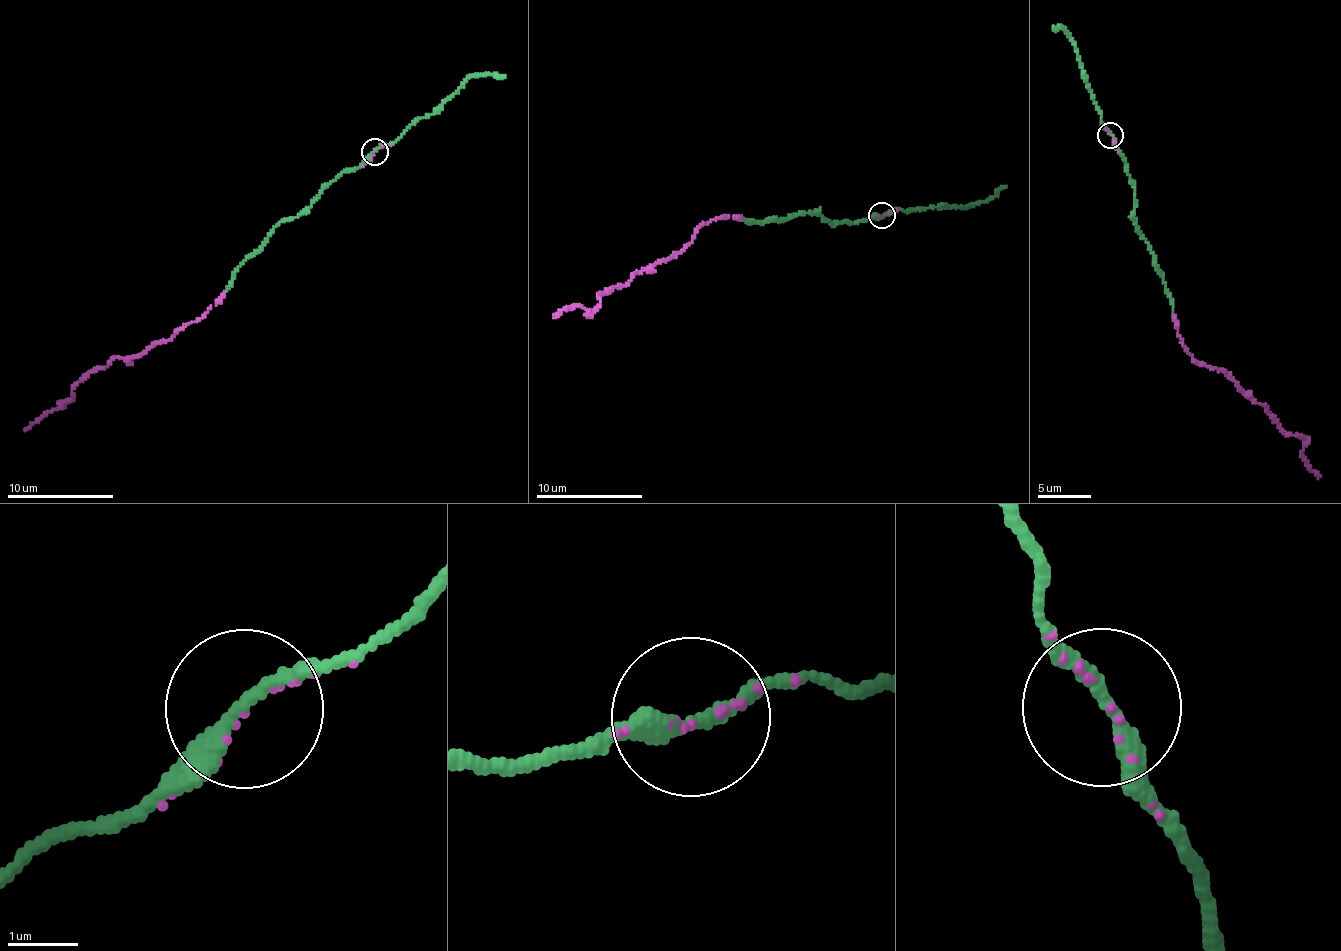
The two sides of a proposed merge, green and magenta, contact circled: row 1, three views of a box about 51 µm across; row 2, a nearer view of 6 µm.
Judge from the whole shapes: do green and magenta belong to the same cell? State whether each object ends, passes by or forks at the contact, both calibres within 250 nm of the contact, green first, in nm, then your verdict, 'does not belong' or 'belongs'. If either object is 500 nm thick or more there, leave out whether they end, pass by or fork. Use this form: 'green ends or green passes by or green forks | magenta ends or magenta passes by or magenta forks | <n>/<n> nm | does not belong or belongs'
green passes by | magenta ends | 220/50 nm | belongs

